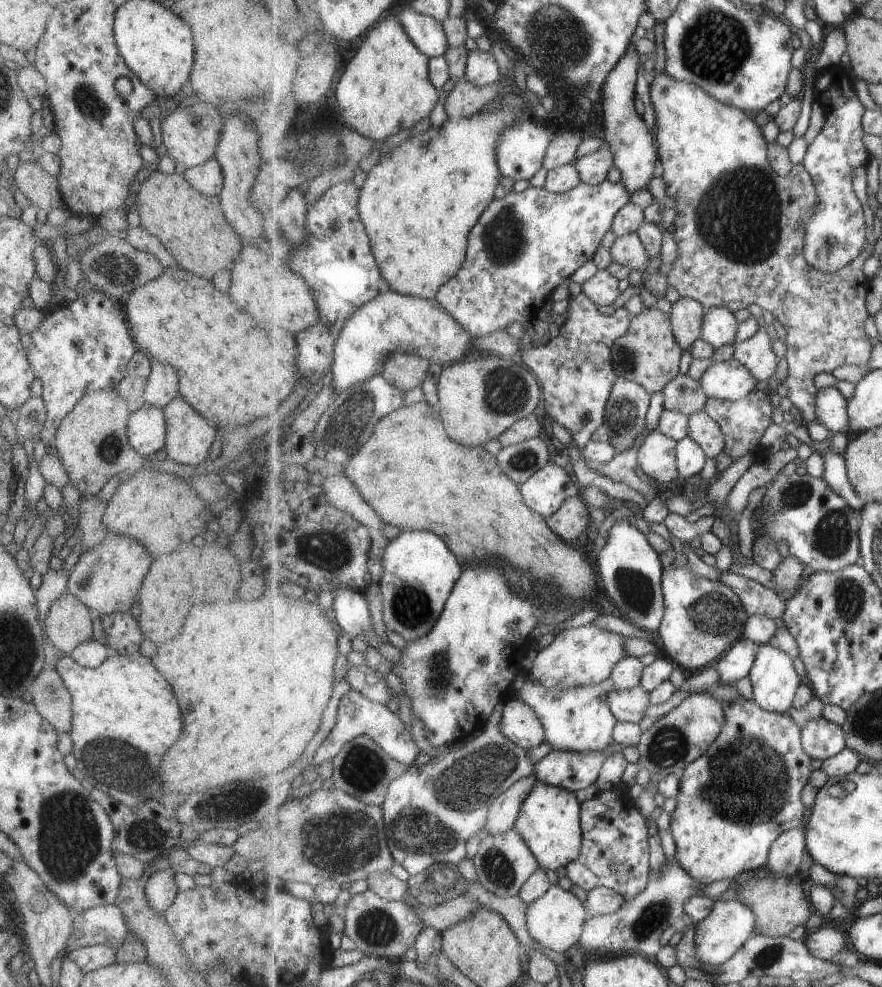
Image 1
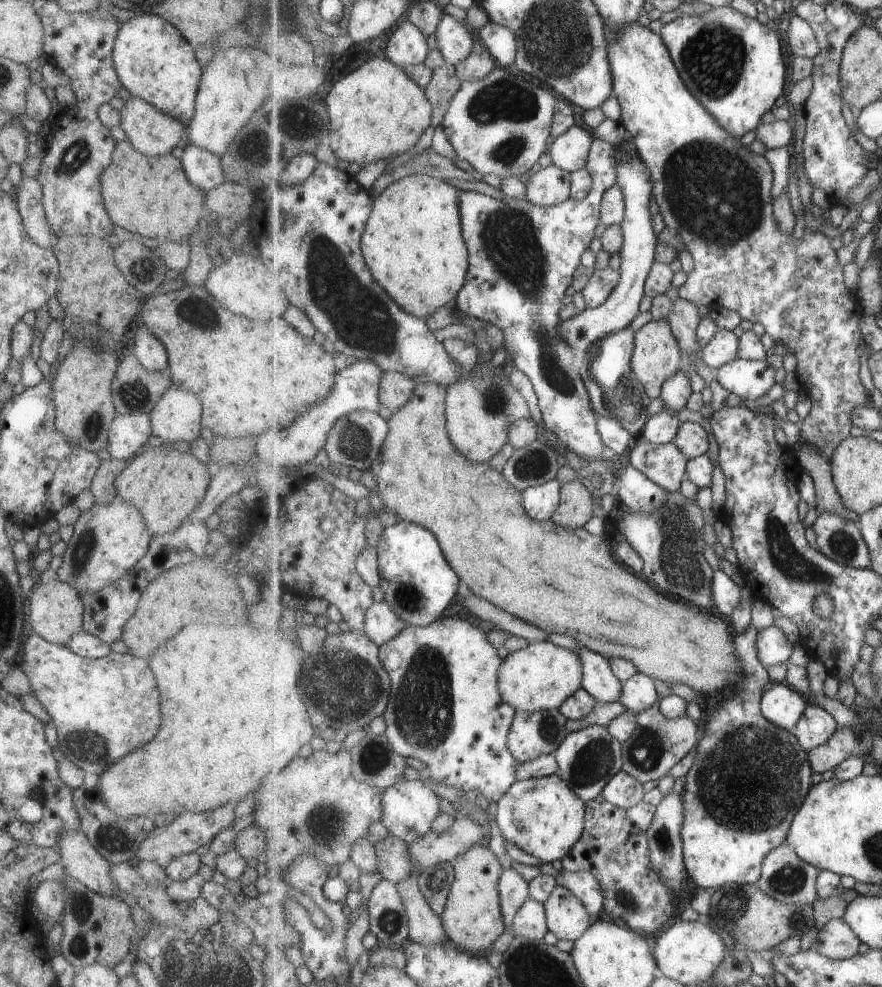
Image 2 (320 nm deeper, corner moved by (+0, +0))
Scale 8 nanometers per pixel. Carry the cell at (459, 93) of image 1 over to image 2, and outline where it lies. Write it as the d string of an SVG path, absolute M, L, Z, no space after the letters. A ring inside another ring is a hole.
M476 42L476 47L465 61L456 65L457 76L462 83L483 80L498 67L489 50L483 42Z

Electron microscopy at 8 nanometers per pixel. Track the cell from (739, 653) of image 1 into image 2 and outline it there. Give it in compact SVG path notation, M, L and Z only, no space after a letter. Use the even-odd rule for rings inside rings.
M779 626L761 630L757 634L757 656L765 668L786 663L793 654L793 644Z

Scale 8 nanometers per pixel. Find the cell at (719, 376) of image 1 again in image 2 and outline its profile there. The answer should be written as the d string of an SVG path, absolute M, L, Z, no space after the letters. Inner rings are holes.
M736 359L715 370L714 375L730 393L757 400L775 386L775 371L768 360Z

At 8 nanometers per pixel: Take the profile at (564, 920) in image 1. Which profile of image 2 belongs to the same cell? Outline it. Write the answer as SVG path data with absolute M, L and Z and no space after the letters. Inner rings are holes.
M561 884L553 890L552 896L544 906L549 931L558 940L575 943L592 927L594 919L585 908L584 902Z

